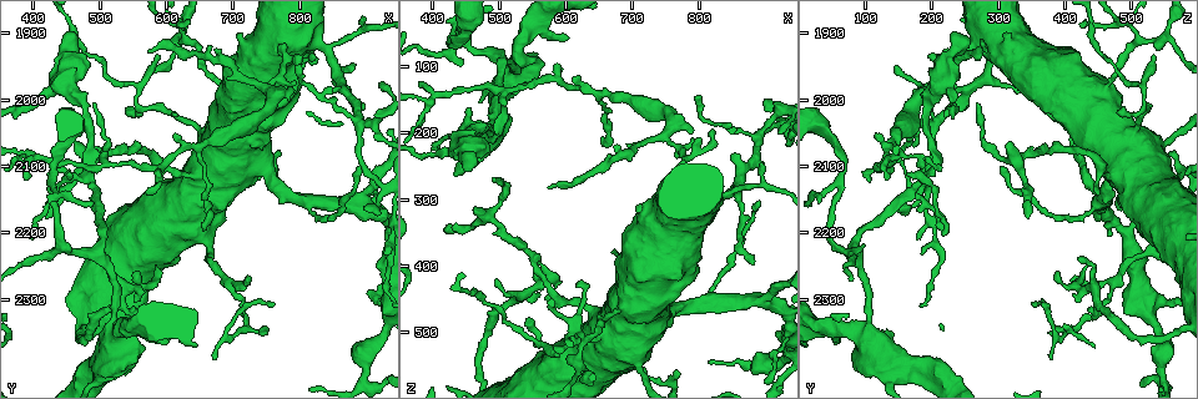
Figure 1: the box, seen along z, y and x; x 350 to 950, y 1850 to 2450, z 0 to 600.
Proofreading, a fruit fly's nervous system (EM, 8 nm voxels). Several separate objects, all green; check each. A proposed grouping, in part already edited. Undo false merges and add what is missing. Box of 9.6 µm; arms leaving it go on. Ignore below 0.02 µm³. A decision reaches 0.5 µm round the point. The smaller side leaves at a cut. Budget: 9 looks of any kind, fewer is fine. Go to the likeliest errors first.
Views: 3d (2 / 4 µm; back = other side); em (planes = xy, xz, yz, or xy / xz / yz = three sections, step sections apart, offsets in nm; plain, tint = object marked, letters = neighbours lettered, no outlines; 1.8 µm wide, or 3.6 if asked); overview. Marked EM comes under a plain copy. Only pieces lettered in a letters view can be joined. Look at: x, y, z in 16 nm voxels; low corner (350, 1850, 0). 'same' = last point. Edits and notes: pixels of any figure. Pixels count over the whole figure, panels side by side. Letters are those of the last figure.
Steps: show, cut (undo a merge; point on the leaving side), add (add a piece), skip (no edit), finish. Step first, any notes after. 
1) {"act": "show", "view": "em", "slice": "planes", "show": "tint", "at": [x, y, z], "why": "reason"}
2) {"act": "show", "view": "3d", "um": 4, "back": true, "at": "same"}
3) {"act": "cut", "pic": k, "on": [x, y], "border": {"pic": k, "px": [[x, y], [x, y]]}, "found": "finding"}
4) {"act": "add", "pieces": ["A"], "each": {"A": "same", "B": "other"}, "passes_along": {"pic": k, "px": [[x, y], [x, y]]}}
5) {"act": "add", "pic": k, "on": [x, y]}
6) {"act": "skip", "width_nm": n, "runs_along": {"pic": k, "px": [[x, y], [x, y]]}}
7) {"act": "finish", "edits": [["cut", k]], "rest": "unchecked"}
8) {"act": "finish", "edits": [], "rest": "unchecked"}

{"act": "show", "view": "em", "slice": "planes", "show": "tint", "at": [430, 2135, 60], "why": "abrupt turn"}

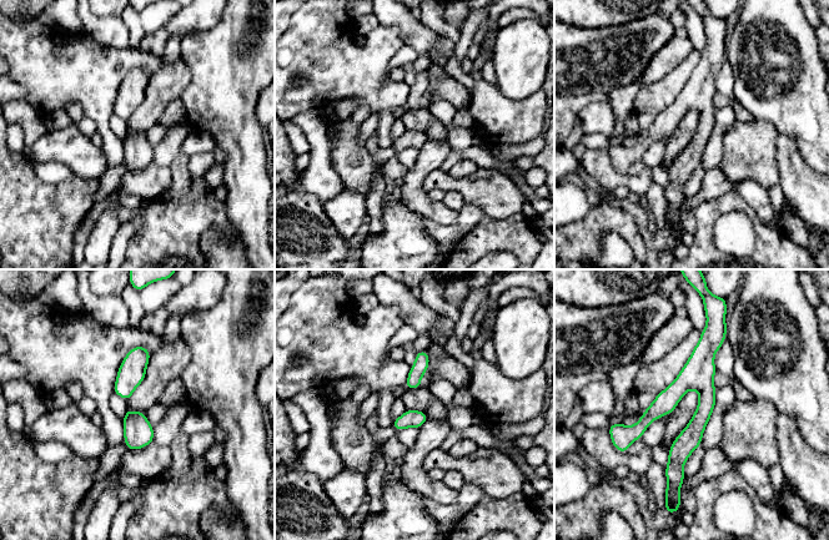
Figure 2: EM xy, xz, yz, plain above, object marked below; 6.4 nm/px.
{"act": "show", "view": "em", "slice": "planes", "show": "letters", "at": "same", "why": "see the neighbours"}

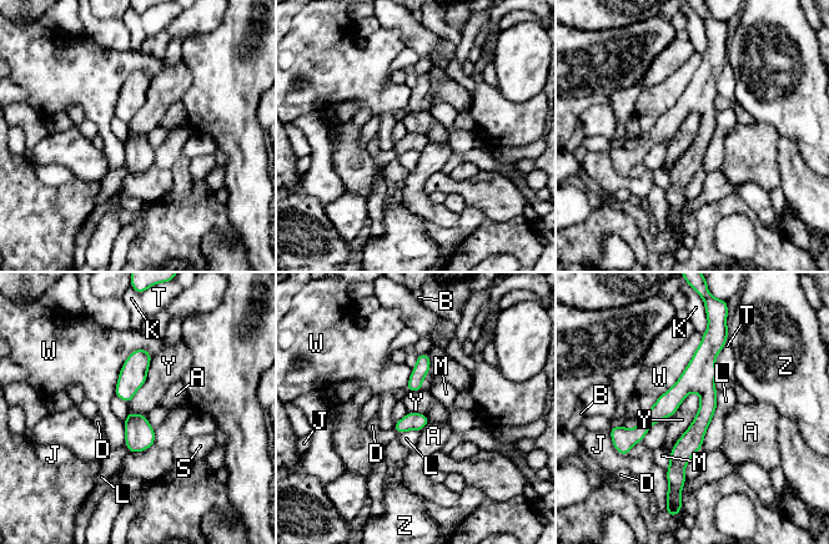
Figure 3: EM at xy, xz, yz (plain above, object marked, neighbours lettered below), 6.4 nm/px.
{"act": "skip", "each": {"A": "other", "B": "other", "D": "other", "J": "other", "K": "other", "L": "other", "M": "other", "S": "other", "T": "other", "W": "other", "Y": "other", "Z": "other"}, "runs_along": {"pic": 3, "px": [[721, 342], [637, 432], [623, 431]]}, "found": "continuous, no second neuron"}

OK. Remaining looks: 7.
{"act": "show", "view": "em", "slice": "xy", "step": 8, "show": "tint", "at": [445, 1975, 210], "why": "sharp bend"}

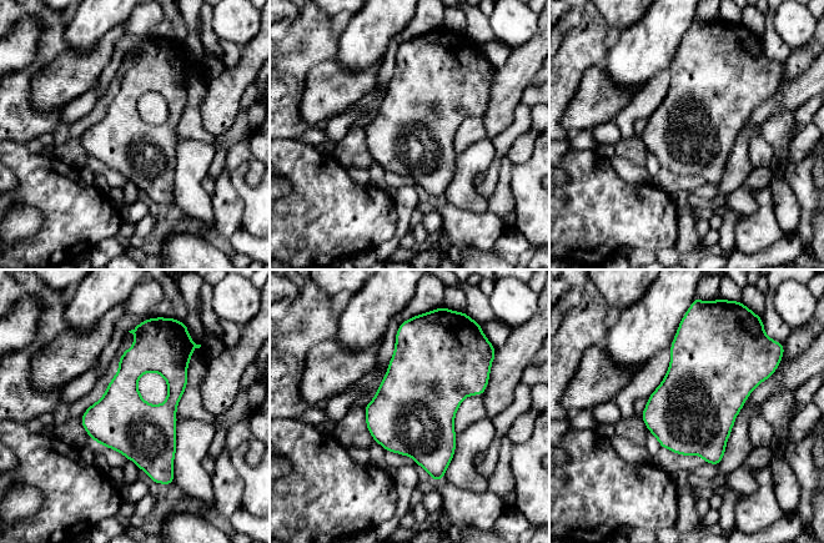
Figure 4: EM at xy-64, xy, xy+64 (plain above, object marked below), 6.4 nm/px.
{"act": "show", "view": "em", "slice": "planes", "show": "letters", "at": "same"}

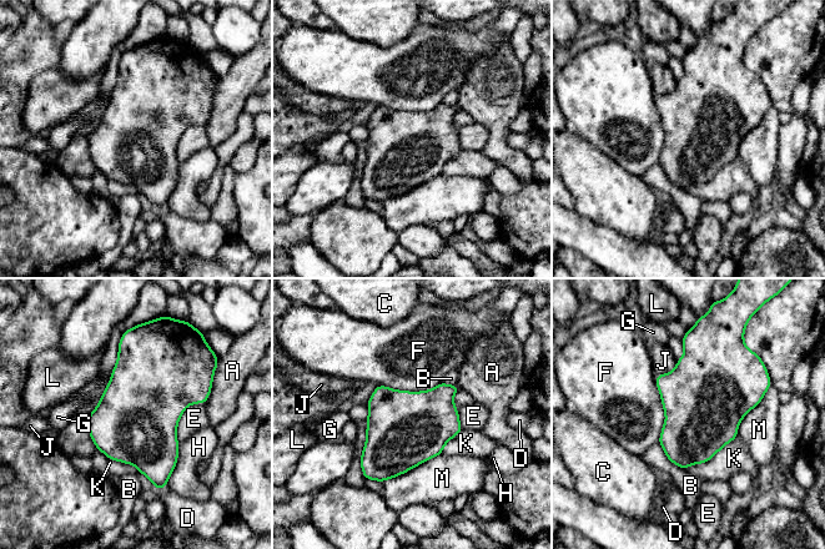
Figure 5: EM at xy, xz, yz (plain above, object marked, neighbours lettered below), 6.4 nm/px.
{"act": "skip", "width_nm": 480, "each": {"A": "other", "B": "other", "C": "other", "D": "other", "E": "other", "F": "other", "G": "other", "H": "other", "J": "other", "K": "other", "L": "other", "M": "other"}, "found": "one neuron here"}

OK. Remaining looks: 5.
{"act": "show", "view": "em", "slice": "planes", "show": "letters", "at": [575, 1925, 285], "why": "end of a long branch"}

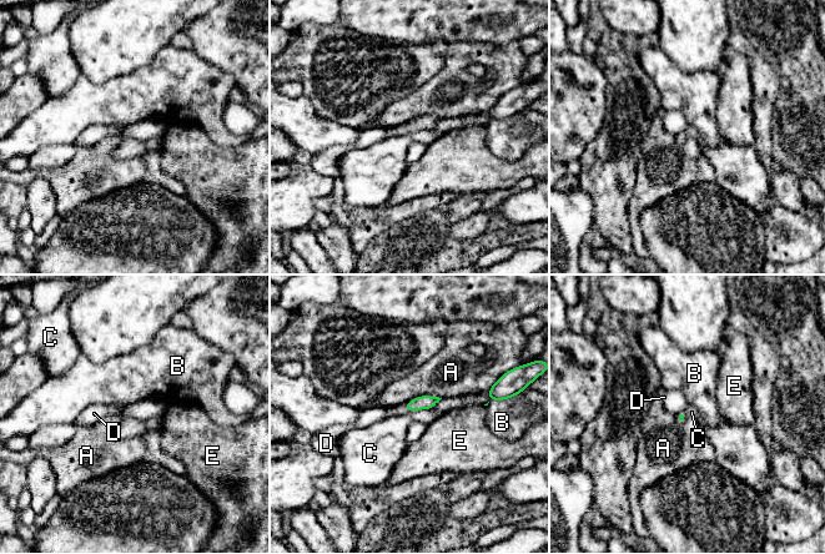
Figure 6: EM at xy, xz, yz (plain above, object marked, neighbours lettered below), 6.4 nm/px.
{"act": "skip", "each": {"A": "other", "B": "other", "C": "other", "D": "other", "E": "other"}, "border": {"pic": 6, "px": [[431, 408], [407, 412]]}, "found": "none of them fits"}

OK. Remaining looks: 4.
{"act": "show", "view": "3d", "um": 4, "at": [705, 2065, 540], "why": "calibre changes"}

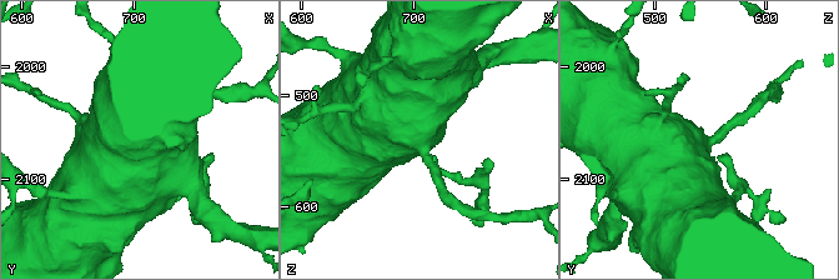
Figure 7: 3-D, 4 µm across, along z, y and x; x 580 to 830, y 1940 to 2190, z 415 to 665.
{"act": "show", "view": "em", "um": 3.6, "slice": "planes", "show": "letters", "at": [706, 2066, 540]}

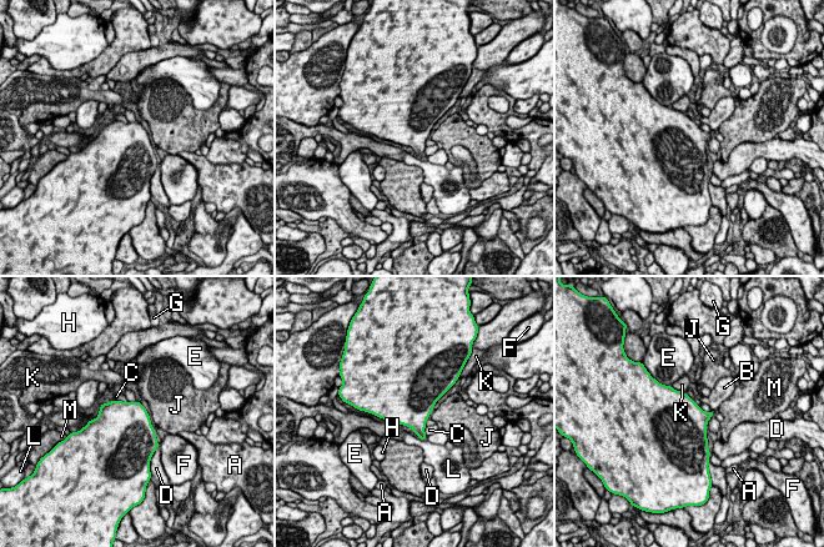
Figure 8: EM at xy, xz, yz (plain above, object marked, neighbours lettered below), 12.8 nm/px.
{"act": "skip", "width_nm": 550, "each": {"A": "other", "B": "other", "C": "other", "D": "other", "E": "other", "F": "other", "G": "other", "H": "other", "J": "other", "K": "other", "L": "other", "M": "other"}, "border": {"pic": 8, "px": [[114, 399], [127, 402]]}, "found": "continuous, no second neuron"}

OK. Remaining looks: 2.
{"act": "finish", "edits": [], "rest": "unchecked"}

